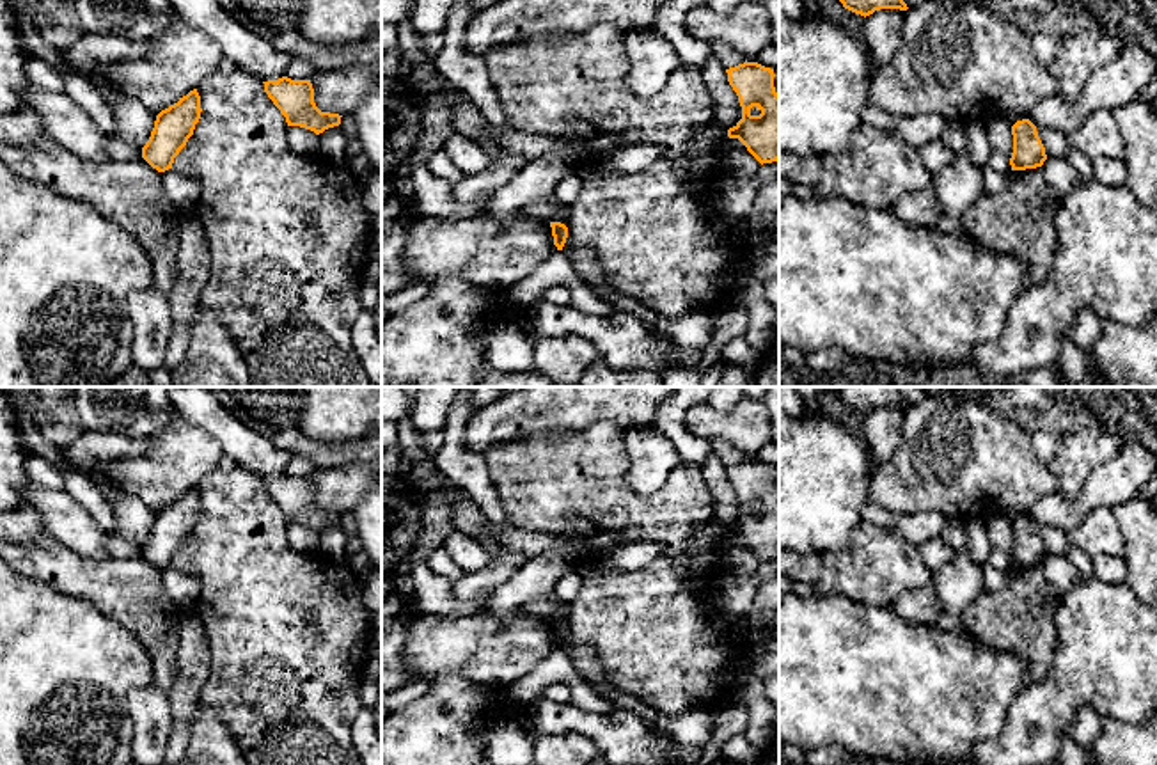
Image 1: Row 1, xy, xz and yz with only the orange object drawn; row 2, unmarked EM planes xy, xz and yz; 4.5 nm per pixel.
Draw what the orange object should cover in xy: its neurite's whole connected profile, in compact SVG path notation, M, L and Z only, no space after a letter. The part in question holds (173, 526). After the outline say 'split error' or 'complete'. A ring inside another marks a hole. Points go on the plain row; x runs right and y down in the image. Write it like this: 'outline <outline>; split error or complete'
outline M197 486L161 508L156 513L149 538L142 545L142 556L158 570L172 566L174 556L193 532L201 509L201 493Z; complete

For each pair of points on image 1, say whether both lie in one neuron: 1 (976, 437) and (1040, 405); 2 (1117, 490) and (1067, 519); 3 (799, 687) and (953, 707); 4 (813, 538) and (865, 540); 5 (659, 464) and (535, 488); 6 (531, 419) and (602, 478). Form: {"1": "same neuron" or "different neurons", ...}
{"1": "different neurons", "2": "same neuron", "3": "same neuron", "4": "different neurons", "5": "different neurons", "6": "different neurons"}

